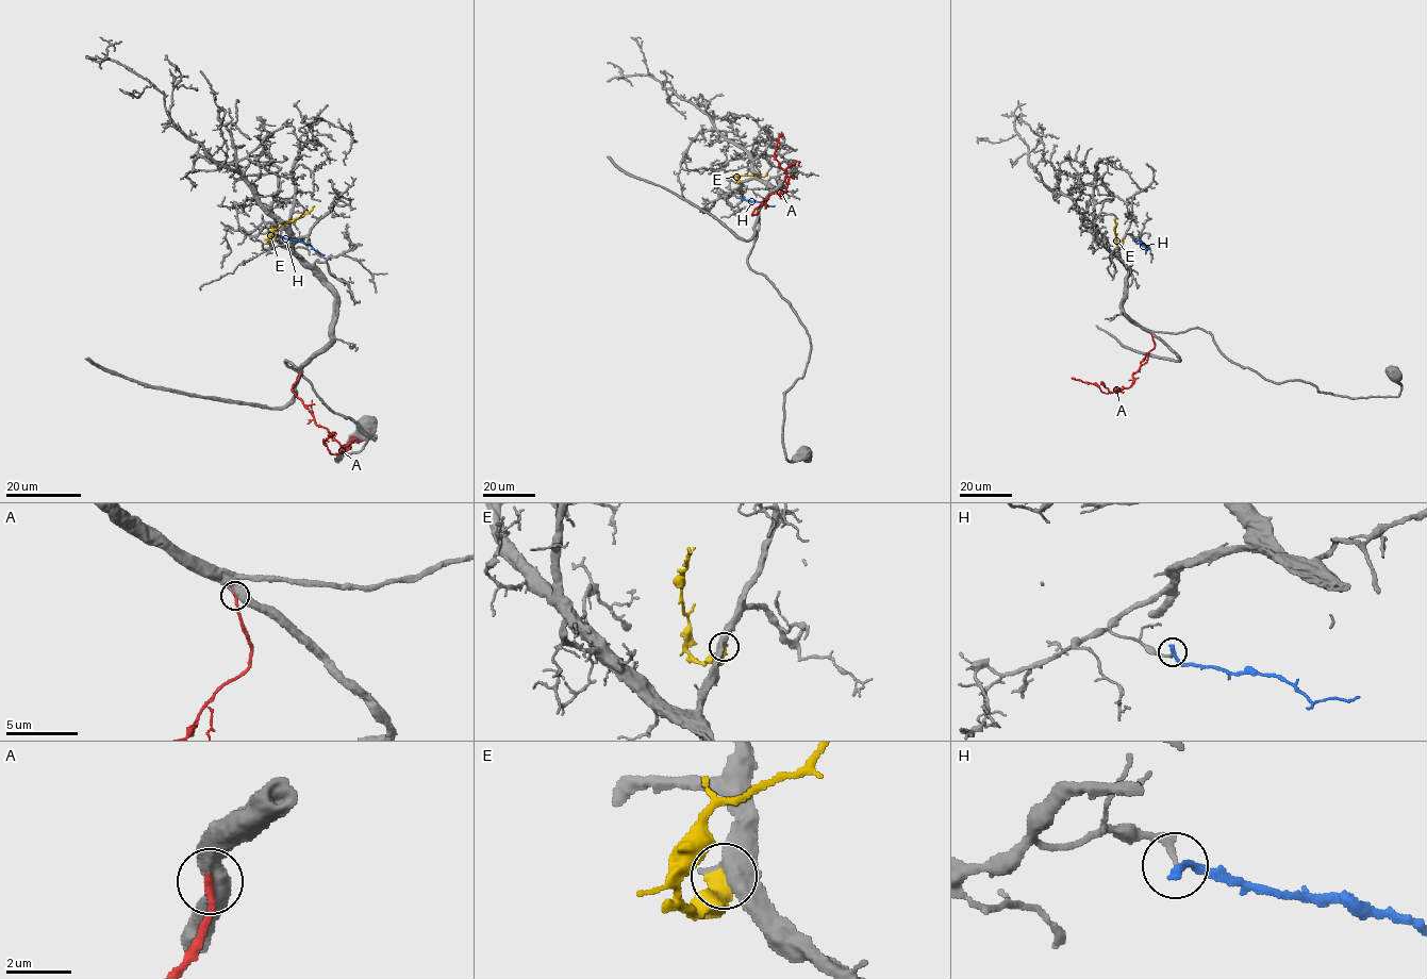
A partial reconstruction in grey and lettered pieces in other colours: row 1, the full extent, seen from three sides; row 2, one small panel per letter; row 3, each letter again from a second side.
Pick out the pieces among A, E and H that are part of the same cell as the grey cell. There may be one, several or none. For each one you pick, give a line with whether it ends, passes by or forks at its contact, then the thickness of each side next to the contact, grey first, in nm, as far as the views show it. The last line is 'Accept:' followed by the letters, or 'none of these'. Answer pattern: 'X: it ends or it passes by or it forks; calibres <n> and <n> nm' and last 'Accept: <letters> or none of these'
A: it ends; calibres 550 and 240 nm
Accept: A

